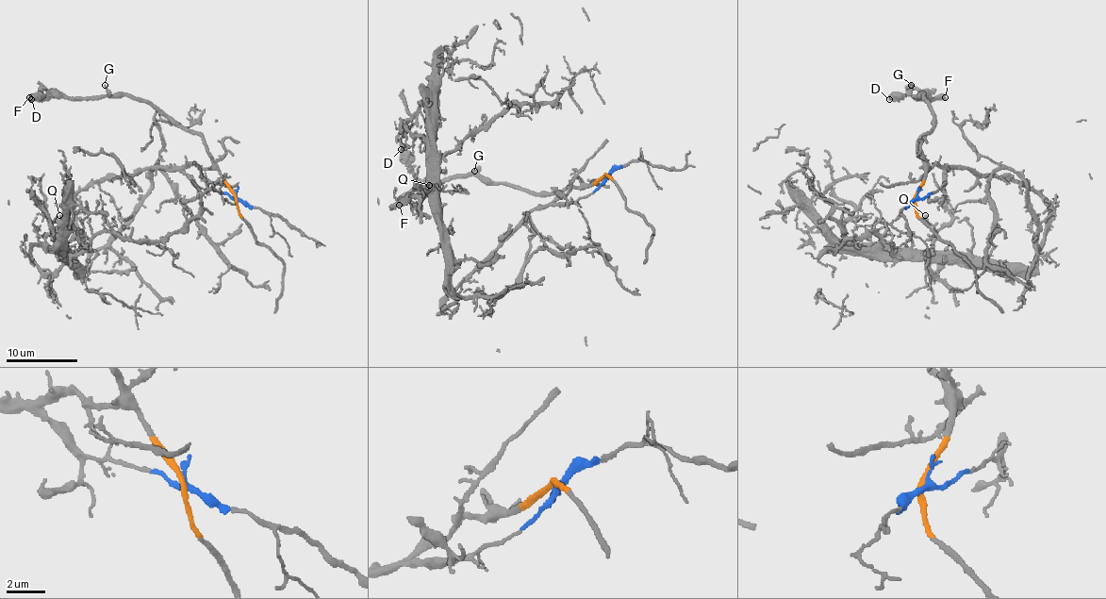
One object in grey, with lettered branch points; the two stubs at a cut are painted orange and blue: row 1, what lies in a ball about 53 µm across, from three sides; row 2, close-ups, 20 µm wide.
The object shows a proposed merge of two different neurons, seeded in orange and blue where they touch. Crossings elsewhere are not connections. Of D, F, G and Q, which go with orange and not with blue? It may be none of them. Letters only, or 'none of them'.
D, F, G

